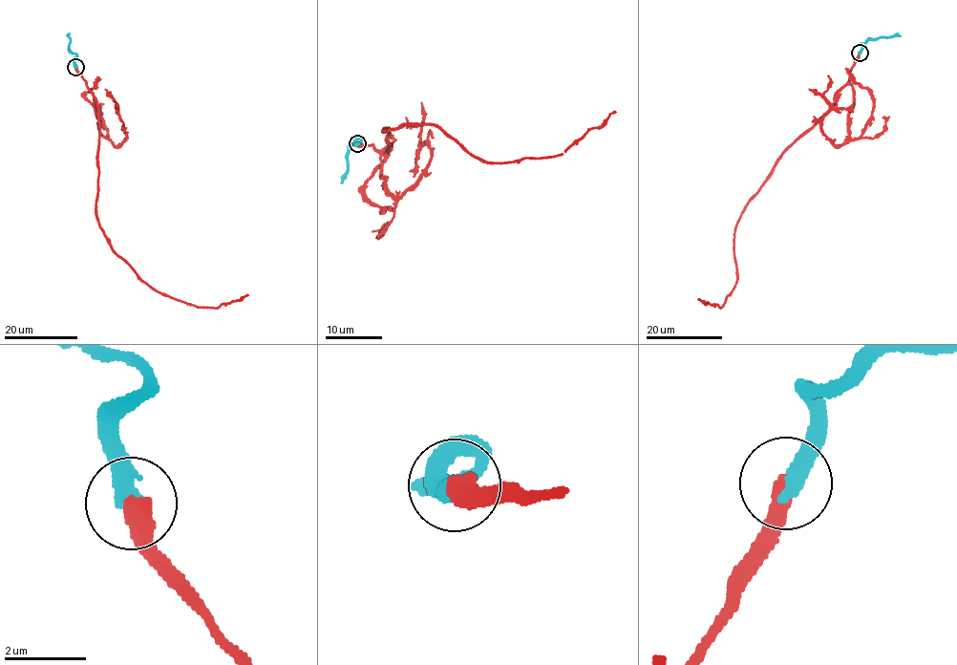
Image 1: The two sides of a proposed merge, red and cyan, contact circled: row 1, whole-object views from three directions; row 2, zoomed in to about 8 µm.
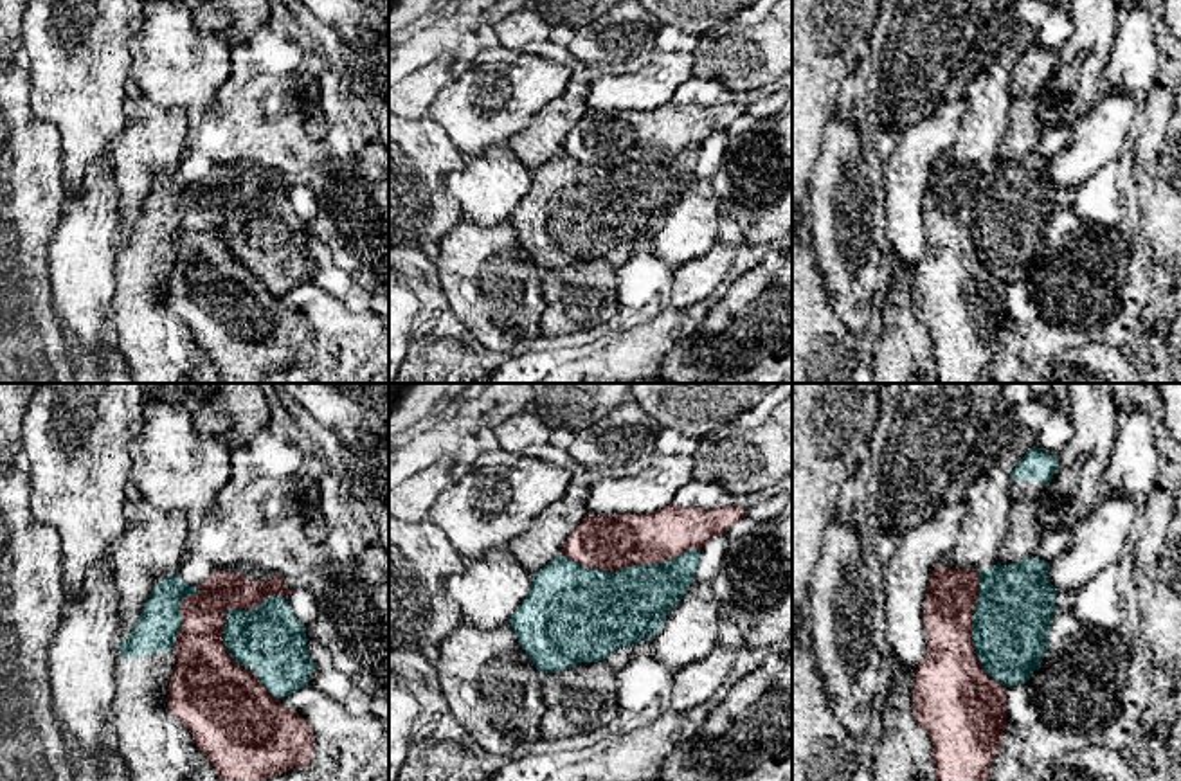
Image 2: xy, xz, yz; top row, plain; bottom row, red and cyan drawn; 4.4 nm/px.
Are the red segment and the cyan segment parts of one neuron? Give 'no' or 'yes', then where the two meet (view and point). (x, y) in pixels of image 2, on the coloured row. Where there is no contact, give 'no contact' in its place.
no | xz (631, 564)

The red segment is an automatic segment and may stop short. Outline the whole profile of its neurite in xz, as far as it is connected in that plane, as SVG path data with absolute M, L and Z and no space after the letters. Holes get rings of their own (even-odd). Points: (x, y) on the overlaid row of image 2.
M670 504L650 515L619 516L587 513L565 542L562 554L587 569L605 572L654 565L702 549L742 518L745 509L740 506L704 511Z

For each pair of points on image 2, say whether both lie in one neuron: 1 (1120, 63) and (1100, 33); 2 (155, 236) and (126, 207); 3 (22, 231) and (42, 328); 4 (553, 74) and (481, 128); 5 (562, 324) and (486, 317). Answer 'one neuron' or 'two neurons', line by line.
1: two neurons
2: two neurons
3: one neuron
4: one neuron
5: two neurons

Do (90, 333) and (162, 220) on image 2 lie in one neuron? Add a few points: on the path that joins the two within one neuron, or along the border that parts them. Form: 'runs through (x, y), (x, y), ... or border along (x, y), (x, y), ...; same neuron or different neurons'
border along (116, 258), (114, 341); different neurons

